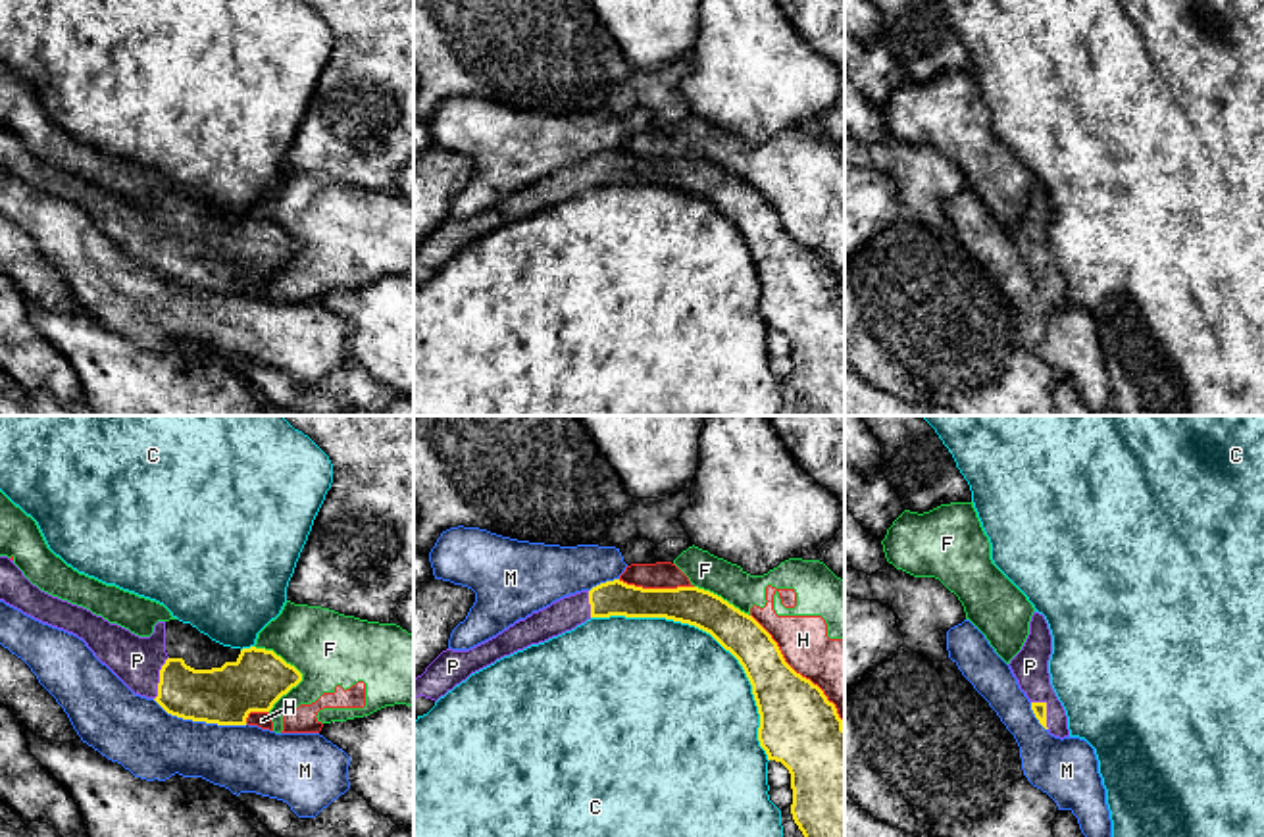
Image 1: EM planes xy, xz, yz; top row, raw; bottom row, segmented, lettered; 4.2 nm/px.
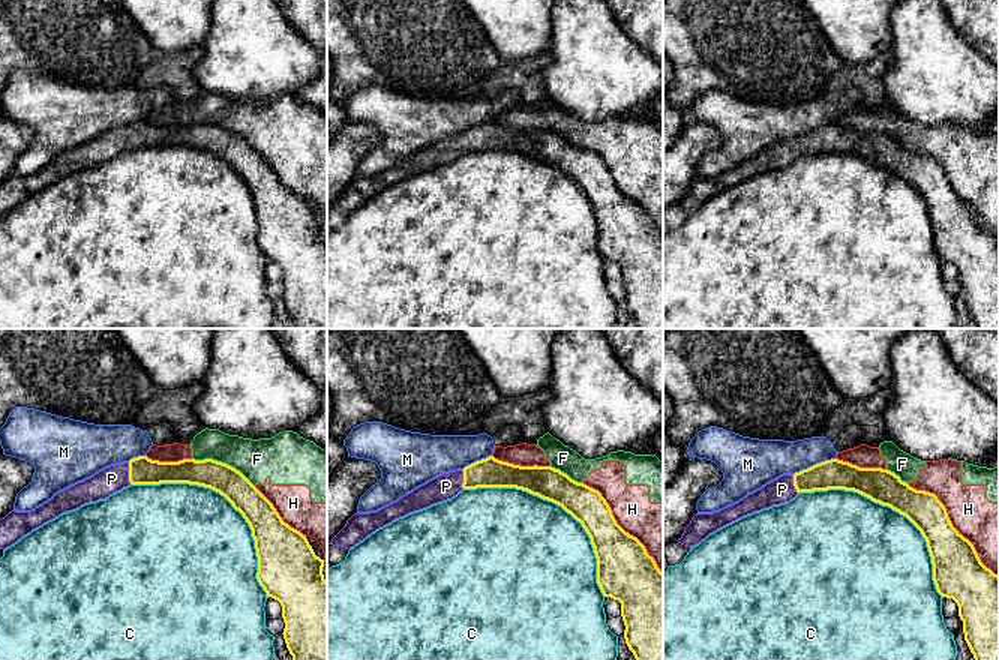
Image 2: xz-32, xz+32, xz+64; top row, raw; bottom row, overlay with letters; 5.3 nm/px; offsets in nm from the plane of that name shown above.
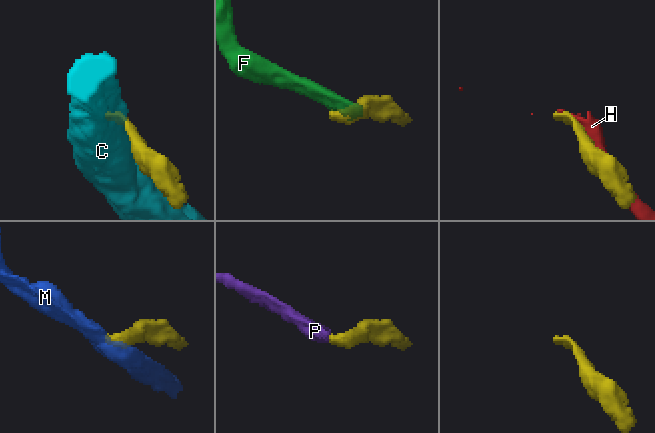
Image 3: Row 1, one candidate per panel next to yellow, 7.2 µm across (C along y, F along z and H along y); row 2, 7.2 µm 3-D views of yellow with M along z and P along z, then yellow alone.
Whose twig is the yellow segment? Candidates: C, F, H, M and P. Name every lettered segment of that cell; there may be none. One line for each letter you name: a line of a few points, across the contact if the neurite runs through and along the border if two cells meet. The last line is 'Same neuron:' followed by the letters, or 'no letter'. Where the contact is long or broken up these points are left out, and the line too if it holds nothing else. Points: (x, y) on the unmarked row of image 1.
P: line xy (216, 264), (185, 262), (160, 247), (137, 229)
Same neuron: P

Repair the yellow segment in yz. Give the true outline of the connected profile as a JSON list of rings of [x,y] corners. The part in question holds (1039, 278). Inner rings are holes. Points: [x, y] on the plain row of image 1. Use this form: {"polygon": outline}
{"polygon": [[[1033,181],[1029,204],[1022,219],[1010,229],[1010,239],[1020,258],[1031,271],[1031,279],[1039,292],[1054,306],[1070,306],[1068,285],[1058,269],[1049,242],[1052,223],[1052,204],[1043,183]]]}

